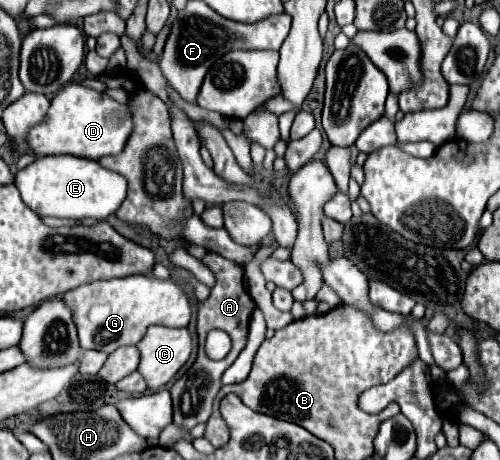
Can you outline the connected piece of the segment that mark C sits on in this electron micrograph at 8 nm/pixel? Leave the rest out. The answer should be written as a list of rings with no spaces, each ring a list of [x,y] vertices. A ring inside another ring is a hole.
[[[155,324],[137,344],[141,352],[139,372],[147,380],[149,392],[165,386],[189,360],[193,340],[187,328],[169,328]]]

